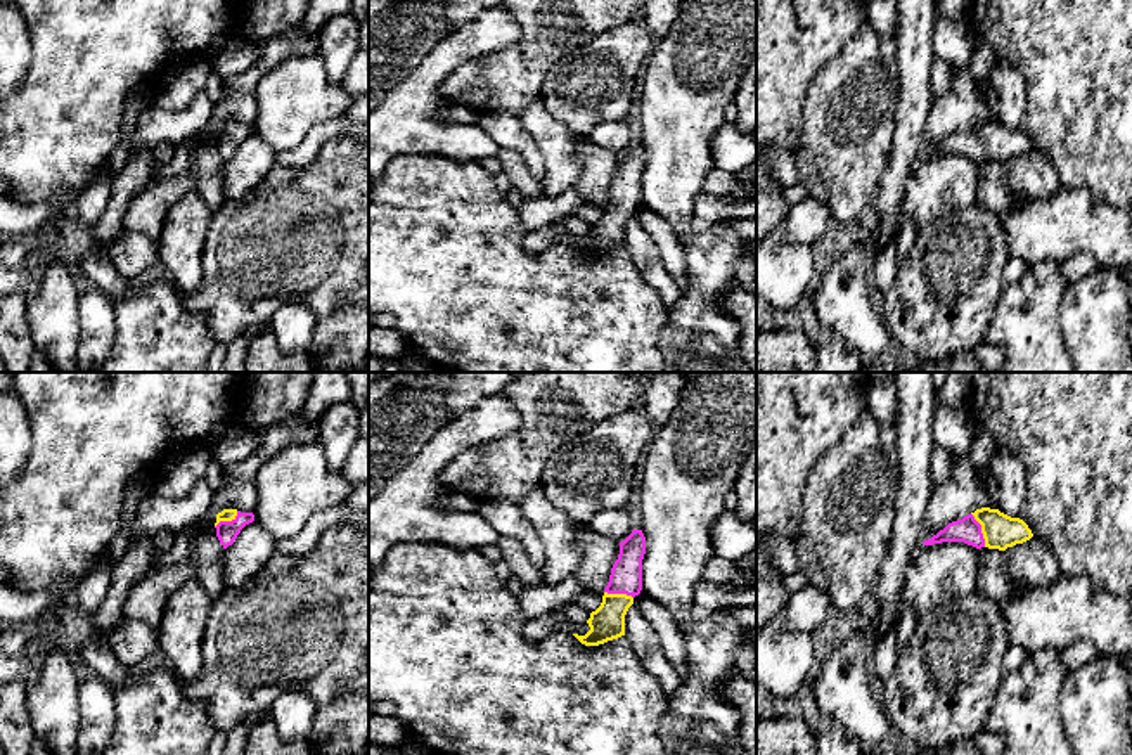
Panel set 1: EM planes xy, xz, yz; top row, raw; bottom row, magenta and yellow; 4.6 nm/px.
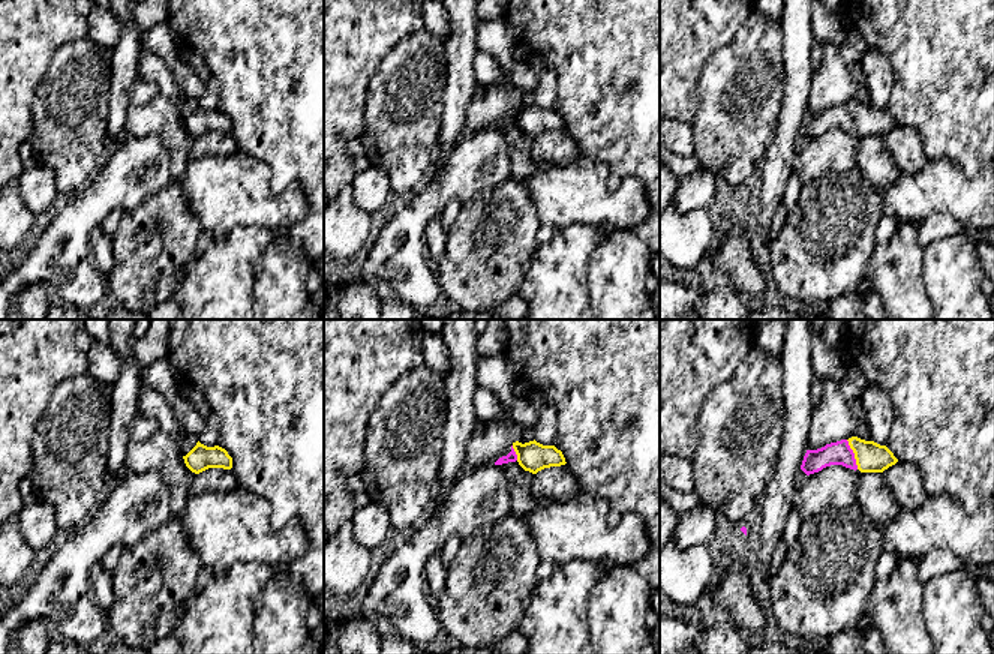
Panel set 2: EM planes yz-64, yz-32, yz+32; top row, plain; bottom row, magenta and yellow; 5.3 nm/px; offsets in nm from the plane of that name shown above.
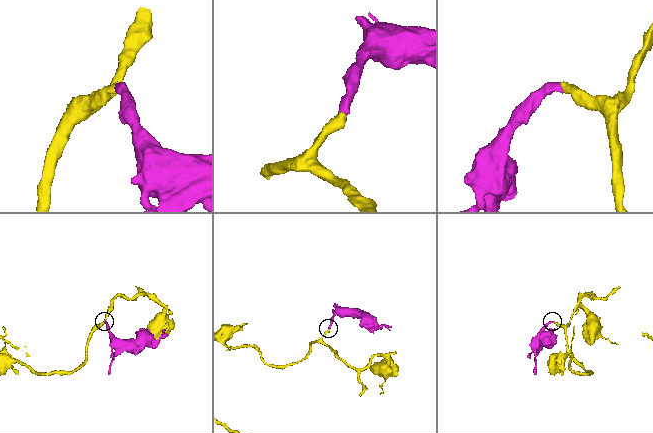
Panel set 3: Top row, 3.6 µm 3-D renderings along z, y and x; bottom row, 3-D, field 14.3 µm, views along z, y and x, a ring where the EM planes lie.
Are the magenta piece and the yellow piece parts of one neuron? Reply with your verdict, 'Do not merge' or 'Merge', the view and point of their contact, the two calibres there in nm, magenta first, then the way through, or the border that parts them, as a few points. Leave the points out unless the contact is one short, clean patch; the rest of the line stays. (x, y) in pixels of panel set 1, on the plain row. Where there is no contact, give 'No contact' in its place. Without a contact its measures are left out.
Merge. Touches magenta at yz (980, 142). Thickness 120 nm (magenta) against 160 nm. Path across: yz (968, 142), (980, 142), (999, 142)

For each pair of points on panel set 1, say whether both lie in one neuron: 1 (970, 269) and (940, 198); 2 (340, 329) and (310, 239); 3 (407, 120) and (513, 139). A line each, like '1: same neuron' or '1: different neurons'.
1: different neurons
2: different neurons
3: different neurons

